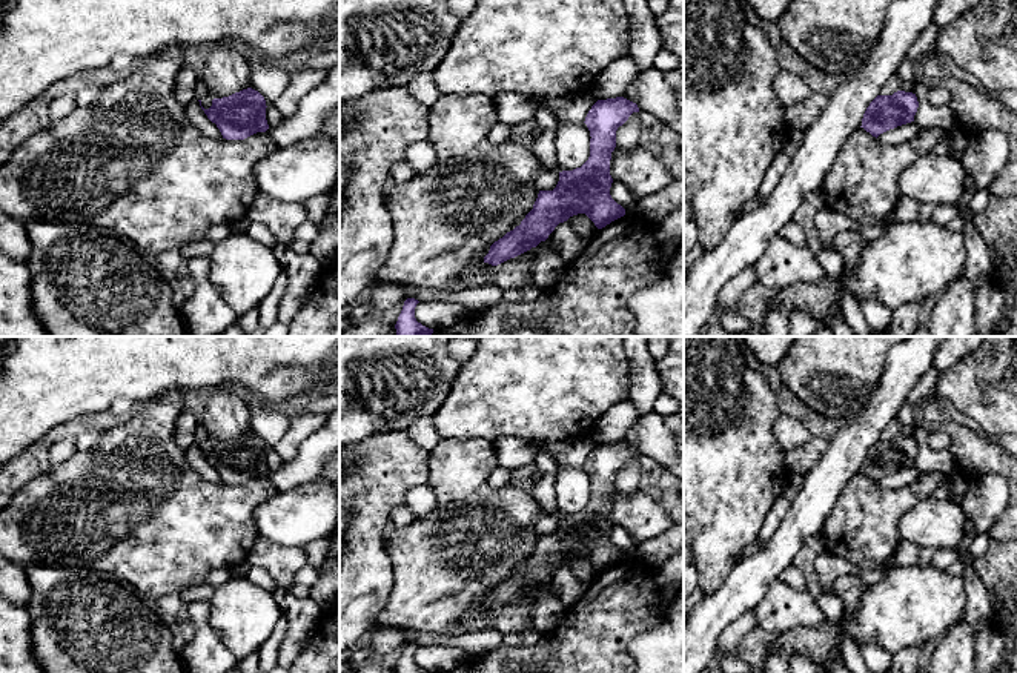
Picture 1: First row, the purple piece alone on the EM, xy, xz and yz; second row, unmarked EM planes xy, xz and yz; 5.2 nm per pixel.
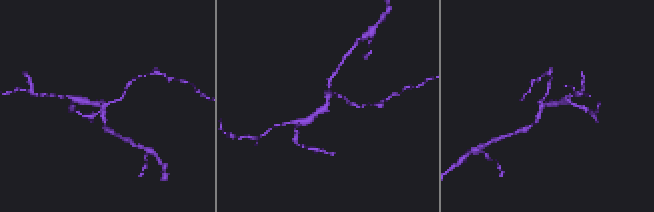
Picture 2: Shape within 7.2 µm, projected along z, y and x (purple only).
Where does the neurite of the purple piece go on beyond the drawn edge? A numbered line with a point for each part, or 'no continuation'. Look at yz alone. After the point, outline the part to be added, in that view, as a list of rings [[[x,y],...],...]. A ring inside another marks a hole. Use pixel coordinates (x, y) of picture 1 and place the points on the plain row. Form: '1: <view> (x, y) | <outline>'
no continuation

